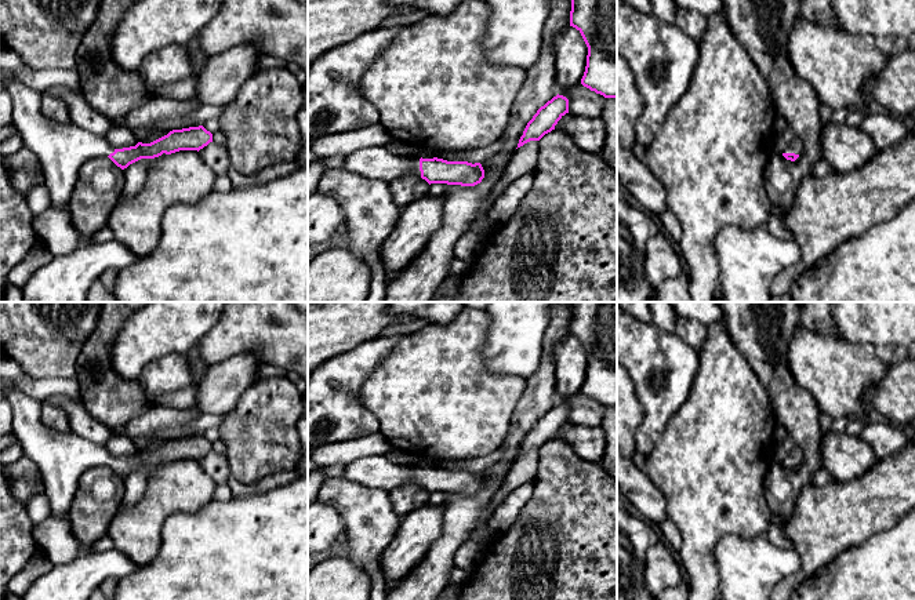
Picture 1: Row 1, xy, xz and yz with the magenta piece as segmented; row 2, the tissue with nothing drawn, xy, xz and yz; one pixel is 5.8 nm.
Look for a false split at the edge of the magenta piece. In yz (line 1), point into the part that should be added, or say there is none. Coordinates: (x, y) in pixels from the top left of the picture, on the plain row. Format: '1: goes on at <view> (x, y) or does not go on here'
1: goes on at yz (795, 455)

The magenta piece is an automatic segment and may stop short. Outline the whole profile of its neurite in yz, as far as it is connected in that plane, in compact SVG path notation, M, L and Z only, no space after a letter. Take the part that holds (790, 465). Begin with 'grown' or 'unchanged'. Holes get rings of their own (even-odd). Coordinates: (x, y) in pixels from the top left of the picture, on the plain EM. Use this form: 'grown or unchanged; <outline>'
grown; M795 446L787 454L787 457L783 459L783 465L787 469L795 470L799 466L799 463L802 462L802 459L803 459L803 452L802 452L802 450L798 446Z

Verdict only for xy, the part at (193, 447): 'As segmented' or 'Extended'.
Extended

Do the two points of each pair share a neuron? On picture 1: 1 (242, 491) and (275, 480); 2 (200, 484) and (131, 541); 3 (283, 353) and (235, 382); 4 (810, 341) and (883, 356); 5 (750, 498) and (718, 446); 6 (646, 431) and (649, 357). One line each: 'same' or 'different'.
1: same
2: same
3: different
4: different
5: same
6: same

